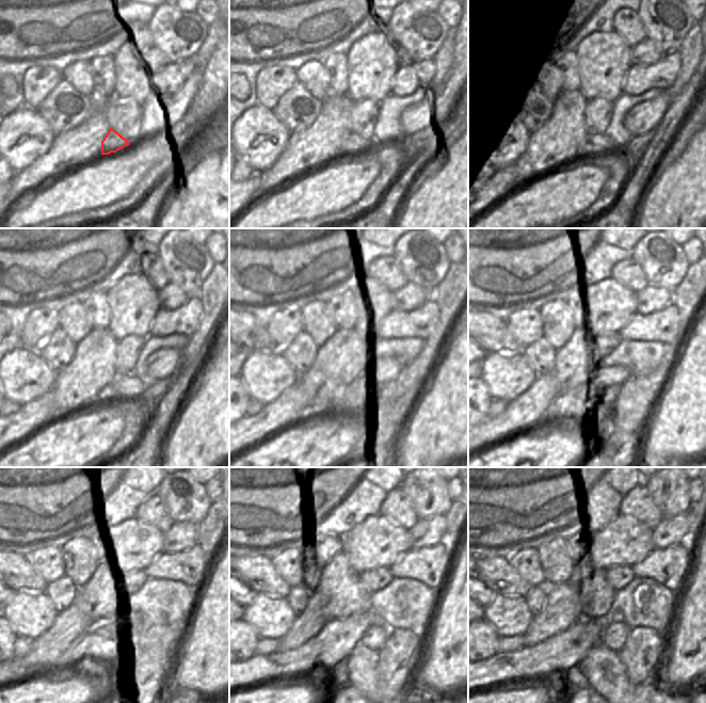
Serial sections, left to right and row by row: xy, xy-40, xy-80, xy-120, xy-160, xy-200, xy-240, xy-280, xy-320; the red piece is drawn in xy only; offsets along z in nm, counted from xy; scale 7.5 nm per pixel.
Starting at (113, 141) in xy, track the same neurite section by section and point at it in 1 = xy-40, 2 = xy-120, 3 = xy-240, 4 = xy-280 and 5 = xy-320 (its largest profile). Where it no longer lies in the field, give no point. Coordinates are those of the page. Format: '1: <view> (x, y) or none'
1: xy-40 (353, 143)
2: xy-120 (124, 384)
3: xy-240 (138, 635)
4: xy-280 (374, 638)
5: xy-320 (614, 635)

